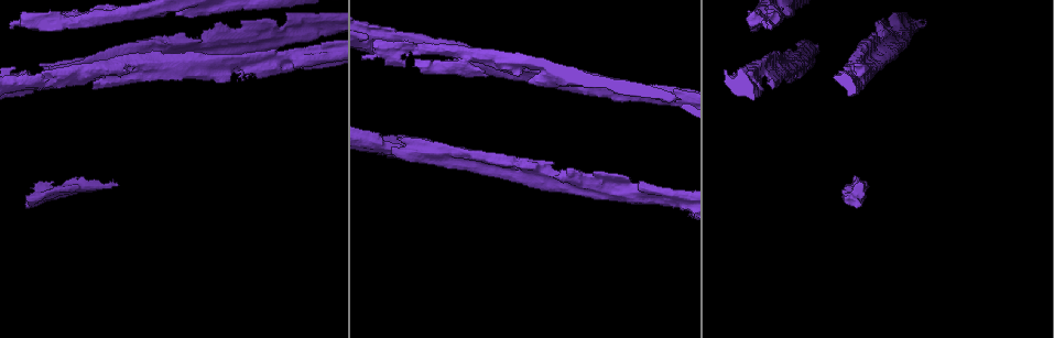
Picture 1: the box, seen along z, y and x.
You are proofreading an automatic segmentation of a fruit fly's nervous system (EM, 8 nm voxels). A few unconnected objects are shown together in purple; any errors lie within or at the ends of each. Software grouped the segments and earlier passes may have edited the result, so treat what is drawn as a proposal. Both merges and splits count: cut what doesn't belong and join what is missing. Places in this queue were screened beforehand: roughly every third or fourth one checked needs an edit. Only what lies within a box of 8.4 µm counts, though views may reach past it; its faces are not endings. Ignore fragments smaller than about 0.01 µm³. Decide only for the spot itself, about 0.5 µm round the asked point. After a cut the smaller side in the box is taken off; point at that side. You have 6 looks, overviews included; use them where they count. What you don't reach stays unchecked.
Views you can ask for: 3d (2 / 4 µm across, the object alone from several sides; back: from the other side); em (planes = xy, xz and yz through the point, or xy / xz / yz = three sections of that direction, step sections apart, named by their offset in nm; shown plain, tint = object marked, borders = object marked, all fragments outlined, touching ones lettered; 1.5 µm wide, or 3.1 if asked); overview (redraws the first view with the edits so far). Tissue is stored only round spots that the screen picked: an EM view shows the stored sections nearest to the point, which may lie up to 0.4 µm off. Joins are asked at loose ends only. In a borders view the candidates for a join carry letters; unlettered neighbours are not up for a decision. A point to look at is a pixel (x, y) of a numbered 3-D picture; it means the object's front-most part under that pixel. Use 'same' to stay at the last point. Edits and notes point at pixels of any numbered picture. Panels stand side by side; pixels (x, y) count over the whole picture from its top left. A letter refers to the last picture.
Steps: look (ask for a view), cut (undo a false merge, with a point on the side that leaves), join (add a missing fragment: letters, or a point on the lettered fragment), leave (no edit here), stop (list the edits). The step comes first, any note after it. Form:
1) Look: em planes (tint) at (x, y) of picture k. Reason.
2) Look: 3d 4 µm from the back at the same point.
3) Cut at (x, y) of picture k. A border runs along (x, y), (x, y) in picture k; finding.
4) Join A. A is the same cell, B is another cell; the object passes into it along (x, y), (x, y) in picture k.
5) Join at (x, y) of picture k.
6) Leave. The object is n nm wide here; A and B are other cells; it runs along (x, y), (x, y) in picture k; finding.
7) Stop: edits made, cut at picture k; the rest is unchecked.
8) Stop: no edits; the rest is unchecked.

Look: 3d 2 µm at (569, 84) of picture 1. Branch stops here.

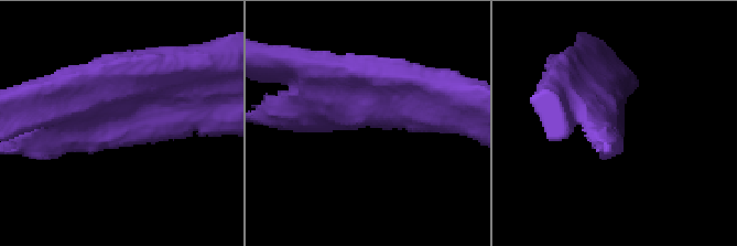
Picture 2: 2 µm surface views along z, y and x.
Look: em planes (borders) at (367, 121) of picture 2. The arms are 220, 240 nm wide.

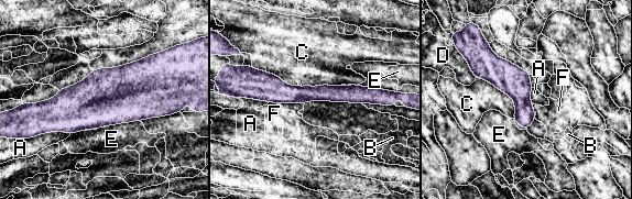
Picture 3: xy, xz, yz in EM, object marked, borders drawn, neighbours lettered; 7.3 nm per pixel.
Leave. The object is 130 nm wide here; the longest contact is with C, 650 nm; A, B, C, D, E and F are other cells; none of them fits.

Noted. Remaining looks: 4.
Look: 3d 2 µm at (110, 14) of picture 1. Branch point.

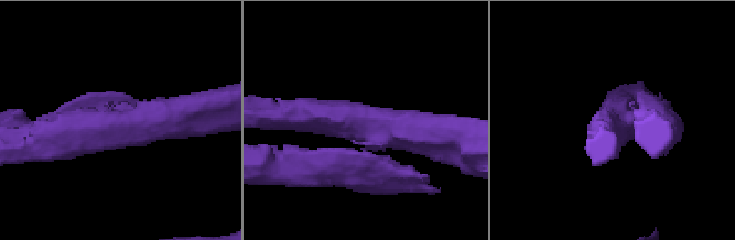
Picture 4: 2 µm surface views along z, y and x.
Look: em xz step 4 (tint) at (367, 129) of picture 4.

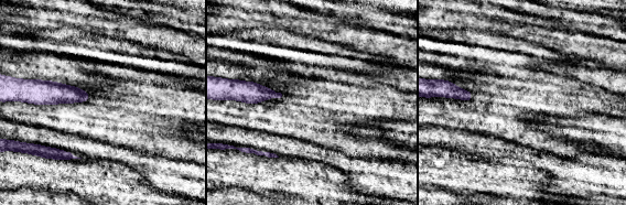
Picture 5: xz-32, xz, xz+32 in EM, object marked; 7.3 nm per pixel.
Look: em planes (borders) at the same point. Cut it another way.

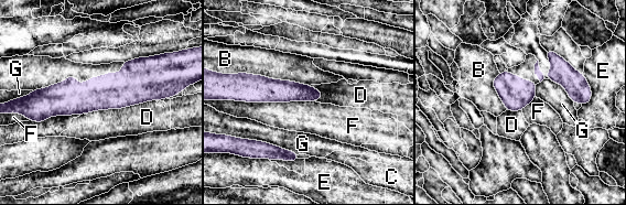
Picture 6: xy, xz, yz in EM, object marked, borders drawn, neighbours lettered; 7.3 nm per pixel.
Leave. The longest contact is with F, 600 nm; B, C, D, E, F and G are other cells; one neuron here.

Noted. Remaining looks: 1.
Look: em planes (borders) at (882, 59) of picture 1. Touches itself.

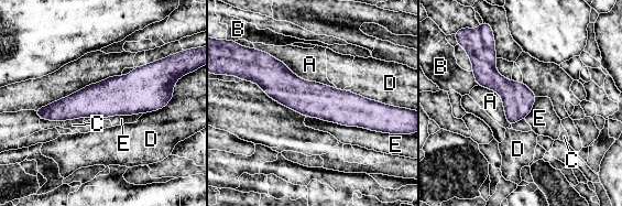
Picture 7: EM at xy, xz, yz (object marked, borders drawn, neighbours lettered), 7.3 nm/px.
Leave. The object is 220 nm wide here; the longest contact is with E, 650 nm; A, B, C, D and E are other cells; continuous, no second neuron.

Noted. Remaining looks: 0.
Stop: no edits; the rest is unchecked.

